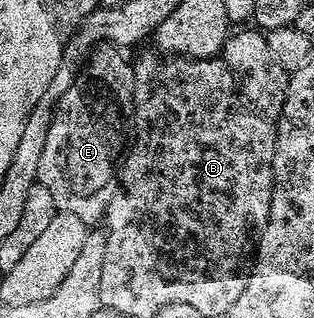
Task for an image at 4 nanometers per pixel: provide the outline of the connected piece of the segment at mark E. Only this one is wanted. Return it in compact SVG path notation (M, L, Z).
M104 45L95 48L87 56L73 85L65 89L65 93L55 104L49 137L45 137L45 149L41 149L41 165L37 165L37 182L49 189L56 212L64 211L73 217L81 217L81 221L88 225L98 224L95 222L98 219L100 222L106 216L109 201L115 196L115 188L119 186L121 156L133 131L135 68L132 60L127 60L123 55L126 54L120 48Z

